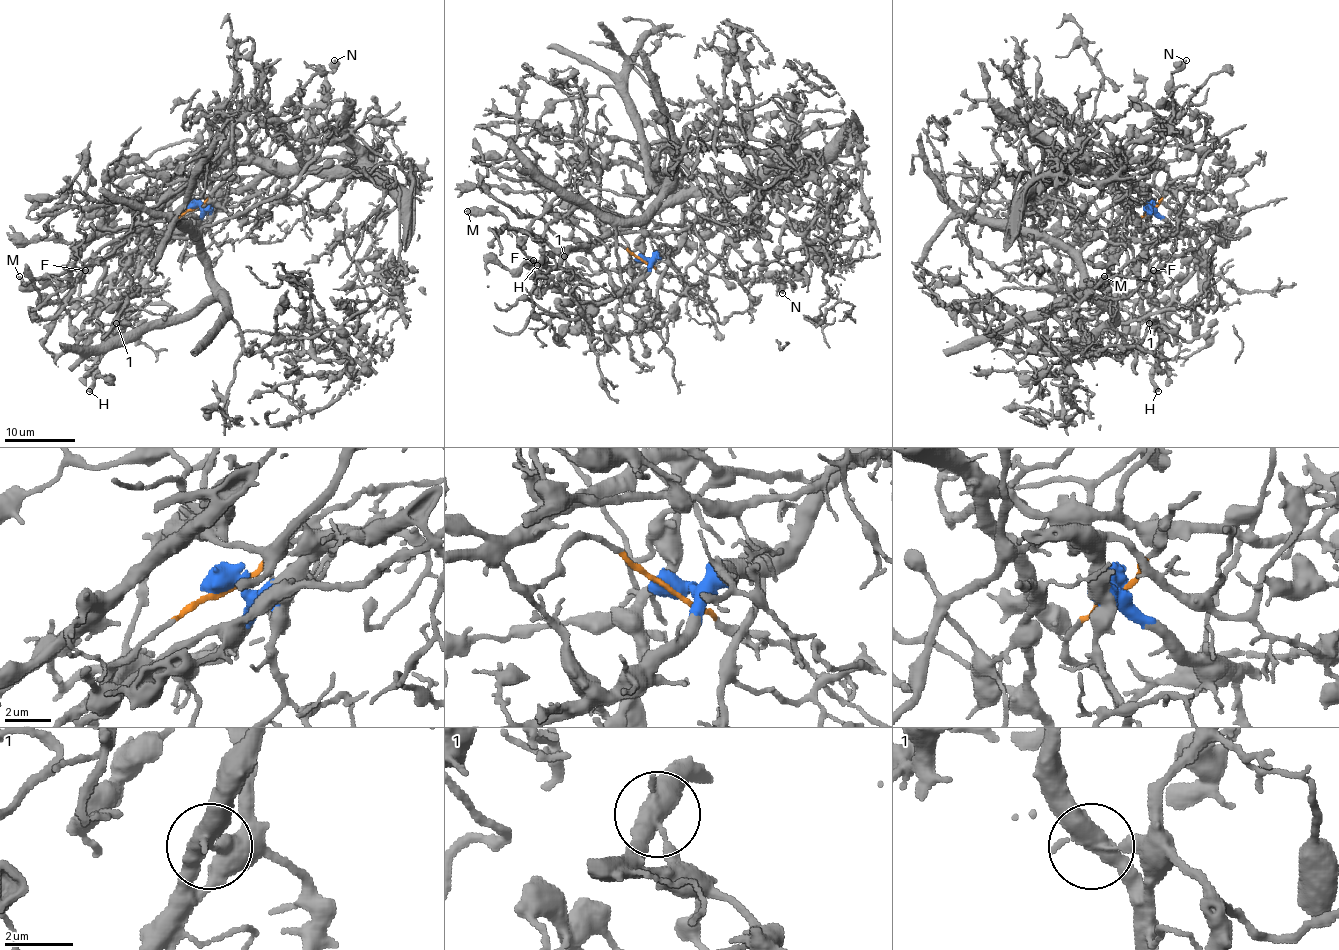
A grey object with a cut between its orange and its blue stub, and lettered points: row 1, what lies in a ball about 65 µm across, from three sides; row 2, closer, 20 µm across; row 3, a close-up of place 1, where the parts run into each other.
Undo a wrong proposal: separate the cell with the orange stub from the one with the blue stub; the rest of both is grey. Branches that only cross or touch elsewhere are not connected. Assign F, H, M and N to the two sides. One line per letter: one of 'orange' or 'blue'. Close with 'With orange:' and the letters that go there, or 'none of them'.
F: blue
H: orange
M: blue
N: blue
With orange: H

